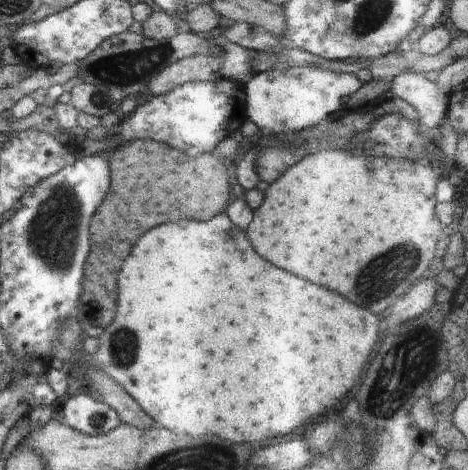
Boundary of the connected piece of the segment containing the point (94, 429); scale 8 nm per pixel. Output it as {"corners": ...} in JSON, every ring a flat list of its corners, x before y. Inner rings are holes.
{"corners":[[85,391,72,395,62,408,63,423,87,435,103,435,120,423,115,410,100,398]]}

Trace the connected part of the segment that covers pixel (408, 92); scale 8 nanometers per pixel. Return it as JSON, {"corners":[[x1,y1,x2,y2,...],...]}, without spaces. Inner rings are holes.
{"corners":[[404,72,392,79,389,92,413,106,414,110,420,114,421,126,424,126,424,130,434,137,434,132,442,126,446,106,448,106,448,98,446,98,446,93,442,92,442,88,430,82,430,79,422,74]]}

